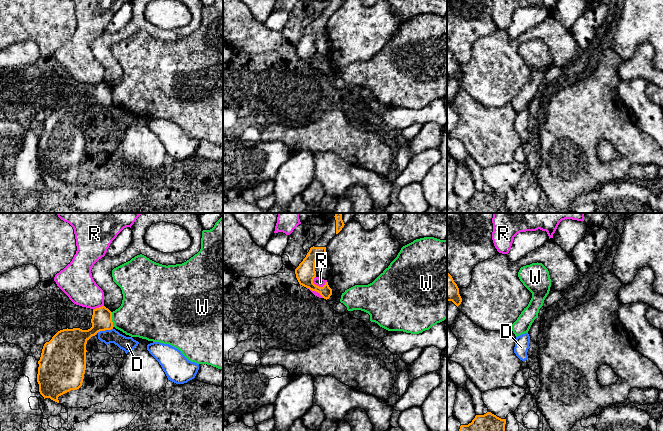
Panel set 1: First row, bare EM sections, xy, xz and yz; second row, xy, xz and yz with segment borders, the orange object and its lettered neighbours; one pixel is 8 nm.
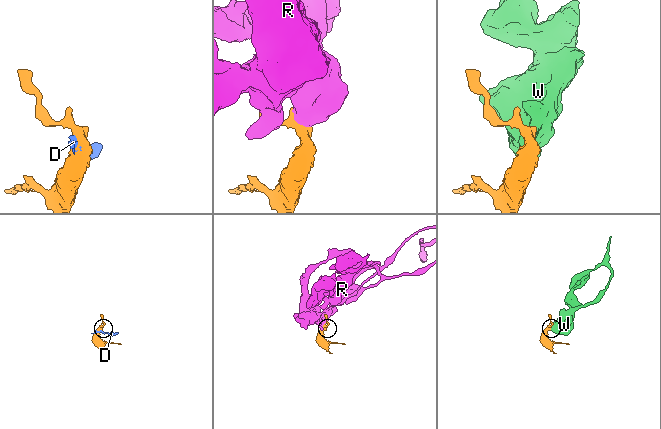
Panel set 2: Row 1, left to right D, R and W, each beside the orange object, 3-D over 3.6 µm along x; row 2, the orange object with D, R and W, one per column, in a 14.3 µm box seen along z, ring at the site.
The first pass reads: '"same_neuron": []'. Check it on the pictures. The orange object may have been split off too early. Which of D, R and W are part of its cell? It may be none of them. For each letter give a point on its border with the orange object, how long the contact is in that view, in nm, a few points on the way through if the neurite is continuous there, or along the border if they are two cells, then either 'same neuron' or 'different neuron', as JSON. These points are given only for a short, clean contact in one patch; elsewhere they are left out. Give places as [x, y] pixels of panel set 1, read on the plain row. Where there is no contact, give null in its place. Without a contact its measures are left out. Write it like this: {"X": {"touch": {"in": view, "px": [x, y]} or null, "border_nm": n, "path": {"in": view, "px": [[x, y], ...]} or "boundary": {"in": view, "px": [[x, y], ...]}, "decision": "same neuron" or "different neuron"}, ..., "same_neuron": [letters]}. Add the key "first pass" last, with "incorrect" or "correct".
{"D": {"touch": {"in": "xy", "px": [104, 106]}, "border_nm": 130, "decision": "different neuron"}, "R": {"touch": {"in": "xz", "px": [318, 62]}, "border_nm": 120, "boundary": {"in": "xz", "px": [[312, 56], [319, 62], [322, 62], [326, 57]]}, "decision": "different neuron"}, "W": {"touch": {"in": "xy", "px": [111, 95]}, "border_nm": 120, "boundary": {"in": "xy", "px": [[111, 88], [111, 97], [114, 102]]}, "decision": "different neuron"}, "same_neuron": [], "first pass": "correct"}

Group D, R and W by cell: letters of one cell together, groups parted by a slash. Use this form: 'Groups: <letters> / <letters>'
Groups: D / R / W

